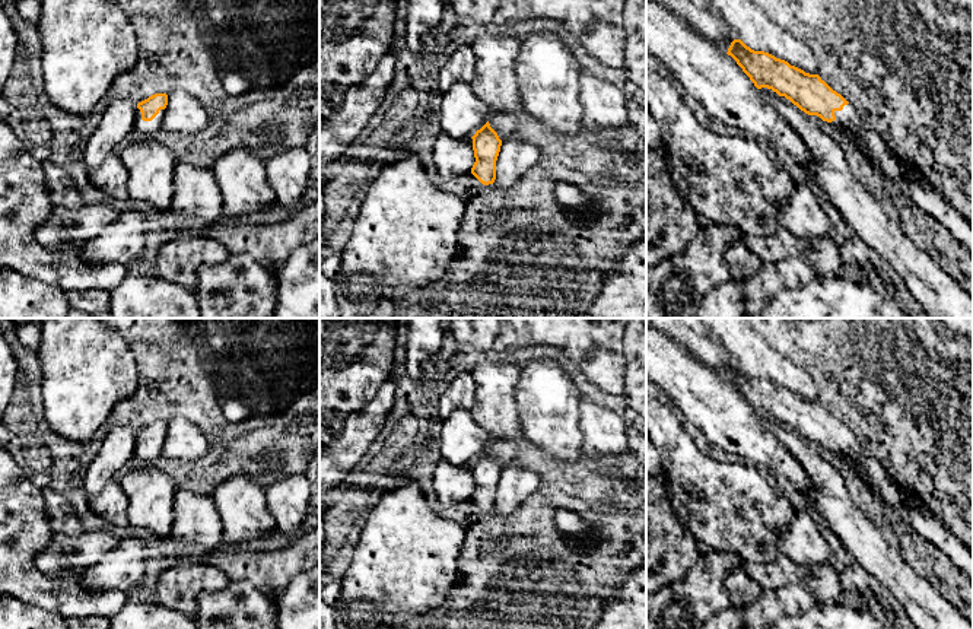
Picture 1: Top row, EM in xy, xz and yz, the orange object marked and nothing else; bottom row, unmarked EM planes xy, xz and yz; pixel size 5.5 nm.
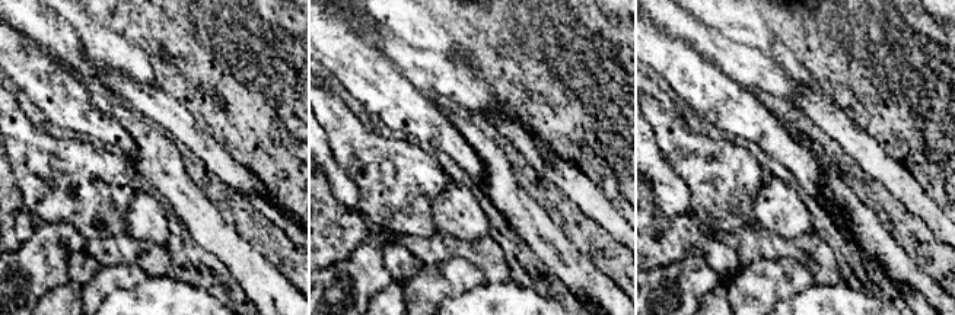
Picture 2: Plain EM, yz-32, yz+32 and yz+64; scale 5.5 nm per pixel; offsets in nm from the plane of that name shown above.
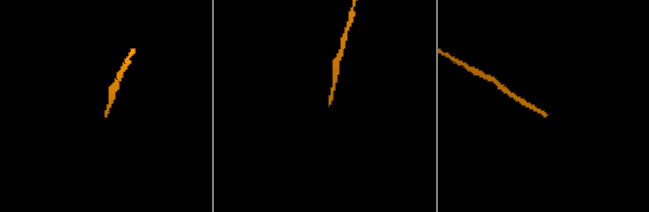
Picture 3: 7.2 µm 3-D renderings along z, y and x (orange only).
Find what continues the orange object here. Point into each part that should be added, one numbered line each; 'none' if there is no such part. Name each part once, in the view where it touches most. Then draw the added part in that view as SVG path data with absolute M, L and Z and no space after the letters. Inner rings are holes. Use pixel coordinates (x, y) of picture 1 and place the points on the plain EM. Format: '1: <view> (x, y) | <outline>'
1: xy (148, 454) | M137 435L134 445L134 455L144 461L153 461L160 455L163 442L165 442L165 436L160 436L159 441L152 448L143 448L142 439Z

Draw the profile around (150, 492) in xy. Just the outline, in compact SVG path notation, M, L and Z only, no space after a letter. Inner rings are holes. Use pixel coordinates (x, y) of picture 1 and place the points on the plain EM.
M147 466L140 470L125 471L118 483L128 499L128 524L146 528L159 537L169 536L177 490L171 477L153 466Z

